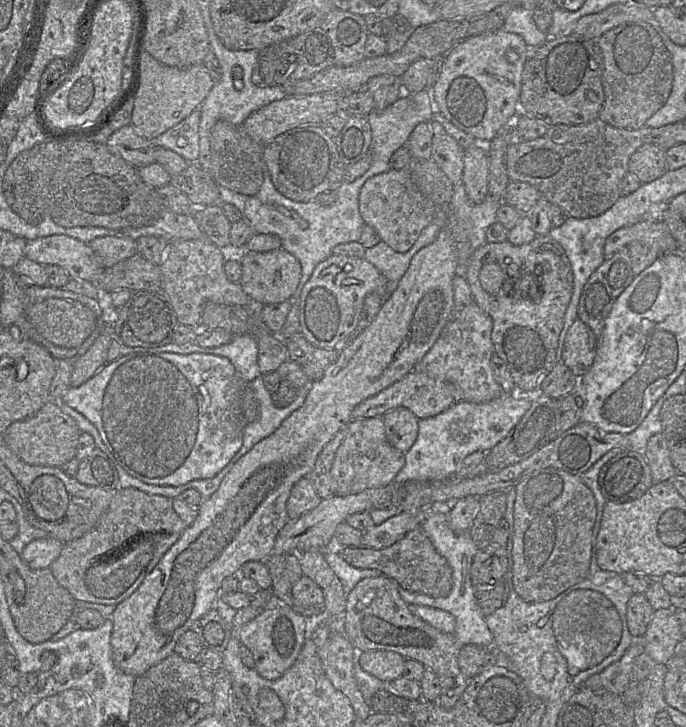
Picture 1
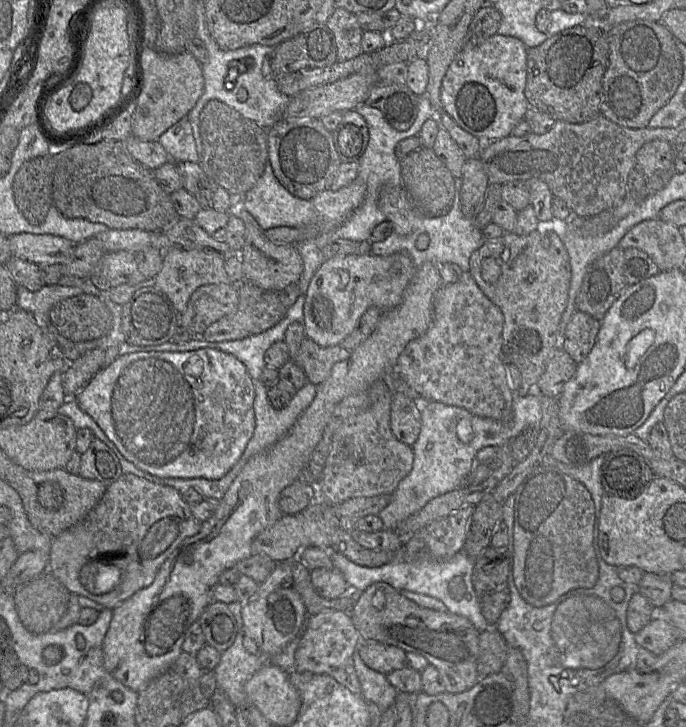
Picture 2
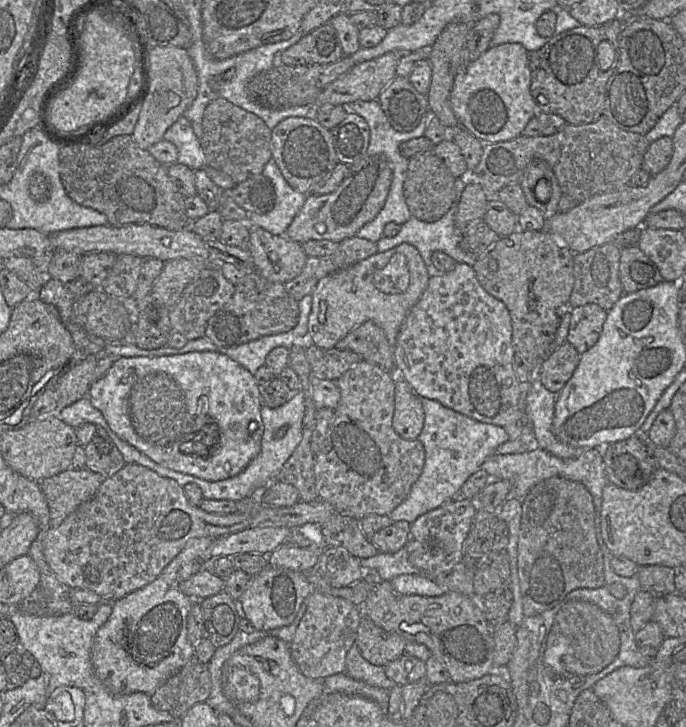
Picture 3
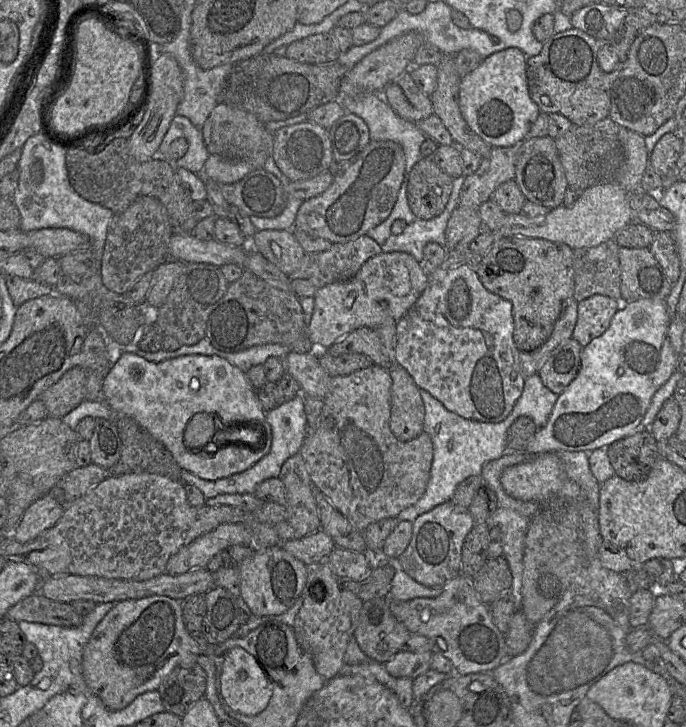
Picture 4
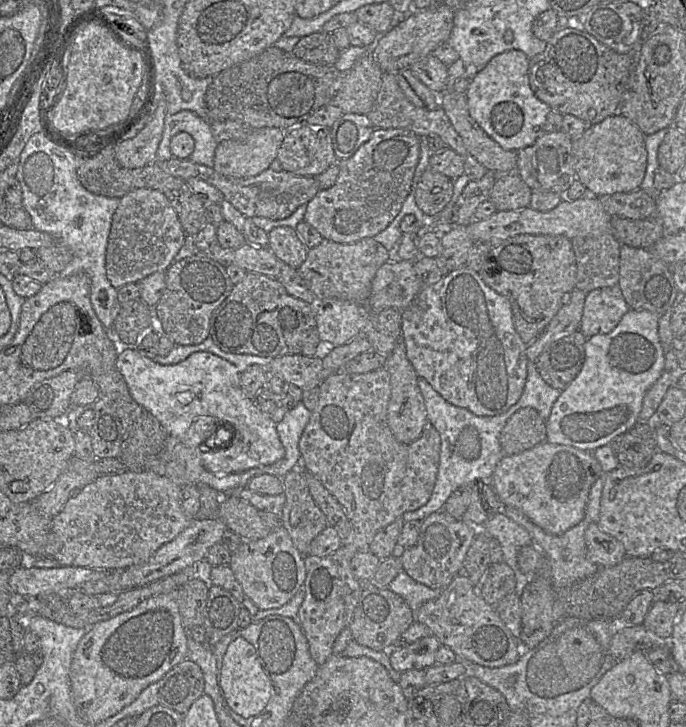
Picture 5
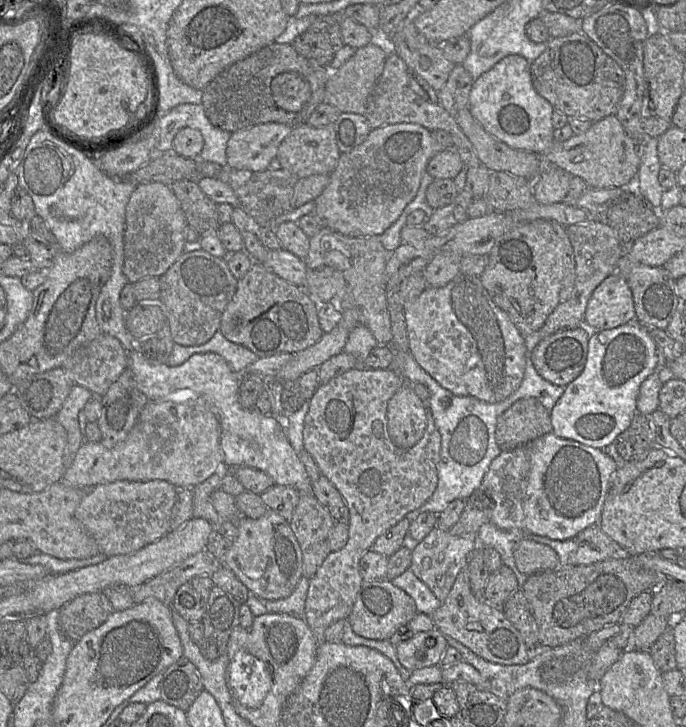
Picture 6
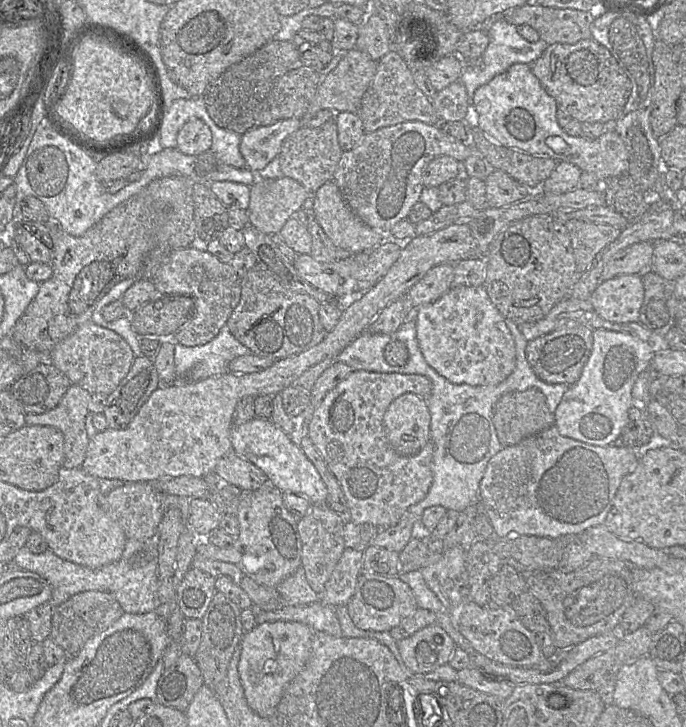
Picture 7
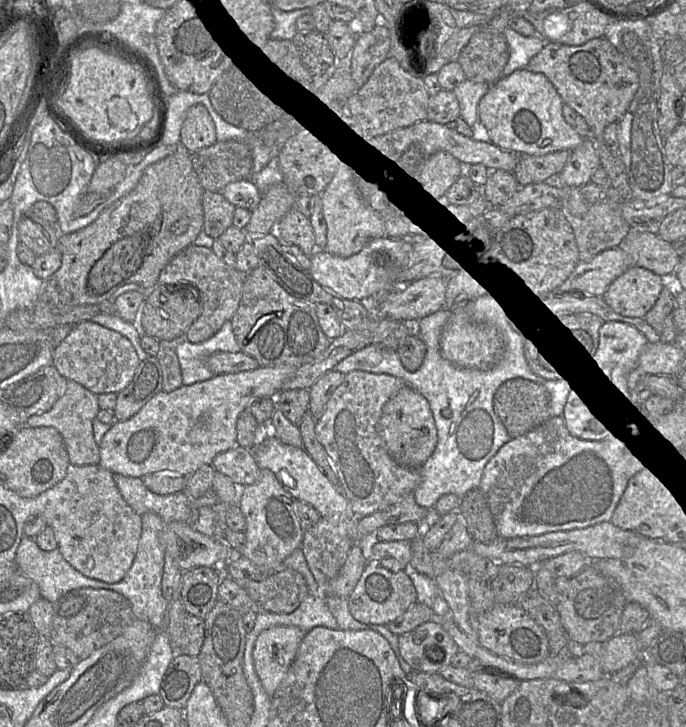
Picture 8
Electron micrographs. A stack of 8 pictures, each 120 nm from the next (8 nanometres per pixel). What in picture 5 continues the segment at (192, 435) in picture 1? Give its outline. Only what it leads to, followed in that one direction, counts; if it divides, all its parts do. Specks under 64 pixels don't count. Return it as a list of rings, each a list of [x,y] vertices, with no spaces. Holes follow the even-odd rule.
[[[126,348],[118,355],[118,358],[116,360],[116,368],[119,371],[119,373],[124,377],[131,397],[138,404],[140,404],[146,410],[148,410],[159,421],[159,423],[161,424],[162,428],[165,430],[167,435],[175,438],[184,436],[184,434],[192,424],[194,418],[197,418],[199,416],[205,416],[205,415],[211,415],[212,417],[215,417],[220,422],[222,422],[222,429],[227,428],[229,430],[232,439],[231,441],[225,442],[224,445],[220,444],[220,446],[218,446],[218,442],[215,442],[213,443],[215,448],[209,448],[209,449],[205,447],[202,448],[200,457],[201,457],[201,462],[204,468],[206,469],[206,471],[211,472],[213,474],[229,474],[235,472],[244,472],[252,468],[273,464],[284,457],[285,449],[277,433],[277,429],[276,429],[277,423],[272,420],[271,414],[261,411],[257,407],[254,400],[249,399],[248,397],[245,396],[241,388],[241,374],[238,372],[237,368],[229,361],[215,354],[212,354],[211,352],[199,351],[199,352],[194,352],[188,358],[186,358],[185,360],[177,364],[162,365],[155,362],[152,358],[149,358],[141,354],[137,348]]]

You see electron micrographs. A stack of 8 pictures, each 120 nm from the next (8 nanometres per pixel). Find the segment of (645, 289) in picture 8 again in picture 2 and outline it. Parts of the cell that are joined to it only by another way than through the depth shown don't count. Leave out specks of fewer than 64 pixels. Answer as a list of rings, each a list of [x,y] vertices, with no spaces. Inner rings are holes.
[[[576,310],[566,325],[560,347],[577,363],[581,363],[592,350],[600,330],[601,320]]]

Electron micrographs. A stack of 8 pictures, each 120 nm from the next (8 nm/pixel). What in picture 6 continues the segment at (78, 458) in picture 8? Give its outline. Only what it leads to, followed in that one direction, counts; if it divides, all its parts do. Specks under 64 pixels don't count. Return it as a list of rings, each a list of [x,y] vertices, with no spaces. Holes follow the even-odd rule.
[[[75,384],[60,411],[54,417],[64,427],[67,434],[67,445],[64,455],[65,470],[72,464],[76,453],[85,442],[84,434],[79,427],[78,414],[93,396],[94,394],[90,390]]]

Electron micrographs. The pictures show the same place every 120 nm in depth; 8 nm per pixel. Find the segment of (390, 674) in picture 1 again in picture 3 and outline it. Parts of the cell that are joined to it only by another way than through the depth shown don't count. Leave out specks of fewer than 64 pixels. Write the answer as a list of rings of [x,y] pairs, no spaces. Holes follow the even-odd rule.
[[[361,613],[356,645],[361,655],[371,664],[385,666],[404,654],[406,640],[393,631],[377,626],[371,618]]]

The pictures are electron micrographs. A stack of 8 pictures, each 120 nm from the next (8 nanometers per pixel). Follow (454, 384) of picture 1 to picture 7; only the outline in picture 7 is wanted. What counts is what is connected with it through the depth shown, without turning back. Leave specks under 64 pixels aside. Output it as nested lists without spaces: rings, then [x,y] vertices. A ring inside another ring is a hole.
[[[483,285],[452,286],[436,301],[417,308],[415,324],[425,361],[453,384],[497,385],[515,369],[513,336]]]

